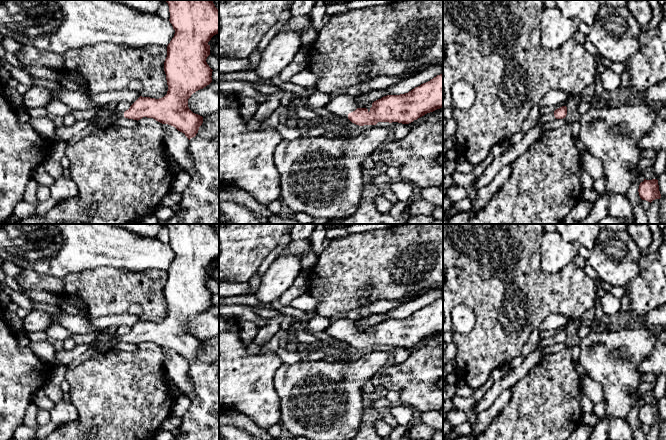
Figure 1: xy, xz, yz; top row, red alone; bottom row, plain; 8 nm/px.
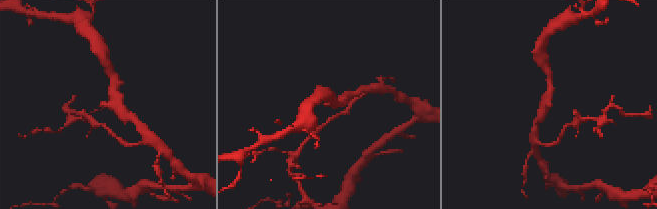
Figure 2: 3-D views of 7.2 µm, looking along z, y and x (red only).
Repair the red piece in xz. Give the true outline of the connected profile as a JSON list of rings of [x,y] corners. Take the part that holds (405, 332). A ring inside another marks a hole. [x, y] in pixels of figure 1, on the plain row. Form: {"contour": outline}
{"contour": [[[443,298],[437,299],[430,305],[415,311],[411,315],[400,319],[387,319],[378,323],[372,327],[372,331],[368,334],[367,332],[357,332],[354,321],[343,317],[330,325],[325,329],[324,333],[336,340],[347,341],[352,347],[364,350],[364,349],[376,349],[378,346],[398,346],[402,348],[409,348],[414,344],[424,340],[427,337],[433,336],[437,333],[443,332]]]}

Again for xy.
{"contour": [[[164,224],[168,227],[169,230],[169,236],[170,236],[170,247],[173,250],[173,253],[175,254],[175,258],[174,261],[172,262],[172,264],[170,265],[170,267],[167,270],[167,281],[165,283],[164,286],[164,295],[166,298],[166,304],[167,304],[167,309],[168,309],[168,315],[167,318],[159,323],[155,323],[155,322],[150,322],[150,321],[142,321],[140,320],[131,330],[128,334],[126,334],[125,336],[118,336],[117,338],[114,338],[112,340],[117,341],[117,342],[128,342],[128,343],[133,343],[133,344],[140,344],[143,341],[147,341],[147,342],[153,342],[156,345],[162,347],[162,348],[168,348],[171,349],[173,351],[175,351],[178,355],[182,356],[185,358],[185,360],[190,364],[191,362],[195,361],[196,358],[198,357],[199,351],[202,349],[203,347],[203,341],[193,337],[189,331],[188,331],[188,323],[191,321],[191,319],[193,317],[195,317],[196,315],[203,313],[204,311],[206,311],[207,309],[209,309],[212,306],[212,293],[209,291],[209,289],[206,286],[207,281],[210,279],[210,269],[208,268],[208,266],[211,264],[211,262],[216,259],[219,258],[219,234],[215,231],[214,227],[212,224]]]}

